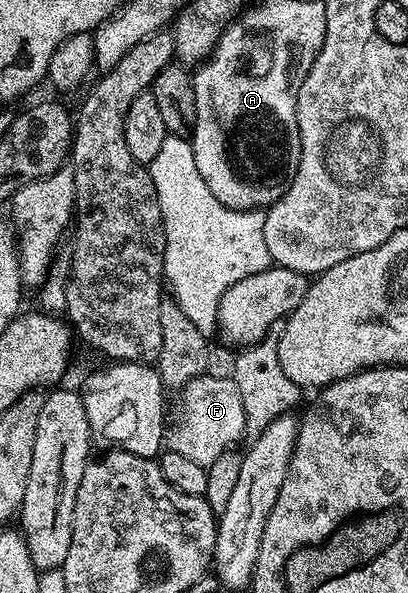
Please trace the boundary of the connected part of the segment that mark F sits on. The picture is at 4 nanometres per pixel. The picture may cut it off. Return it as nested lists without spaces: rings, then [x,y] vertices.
[[[215,372],[201,374],[199,378],[193,378],[187,386],[182,387],[177,395],[178,422],[169,423],[168,446],[169,449],[180,452],[180,456],[188,456],[188,460],[196,460],[196,464],[208,467],[226,450],[237,447],[238,441],[246,434],[246,417],[244,416],[244,403],[240,400],[240,392],[236,388],[233,377],[221,378]]]

